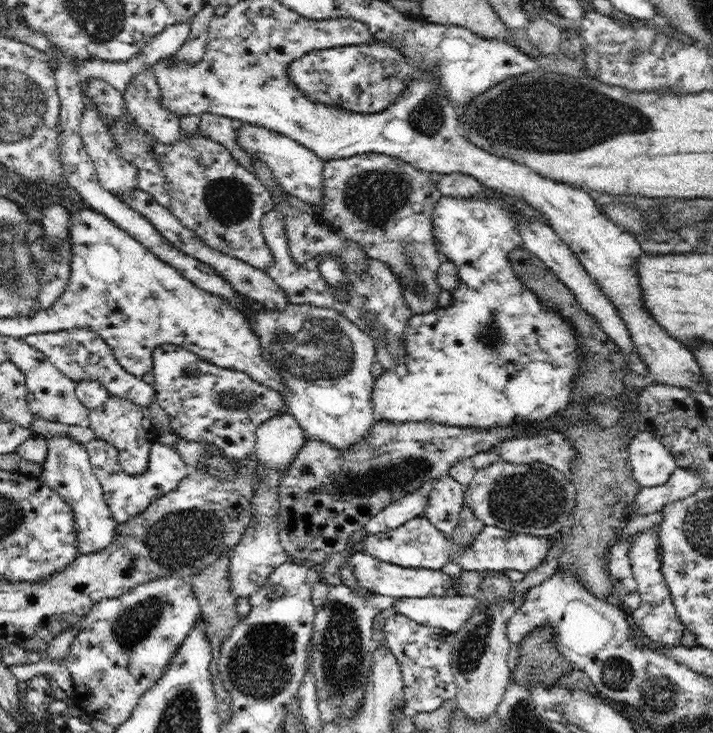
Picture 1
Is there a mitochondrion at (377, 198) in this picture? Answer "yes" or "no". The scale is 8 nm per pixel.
yes

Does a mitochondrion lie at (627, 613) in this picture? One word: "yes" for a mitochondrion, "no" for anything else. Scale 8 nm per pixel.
no

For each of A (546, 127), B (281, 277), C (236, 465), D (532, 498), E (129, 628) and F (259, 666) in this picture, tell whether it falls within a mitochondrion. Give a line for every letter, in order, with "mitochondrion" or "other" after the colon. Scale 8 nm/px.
A: mitochondrion
B: other
C: other
D: mitochondrion
E: mitochondrion
F: mitochondrion

